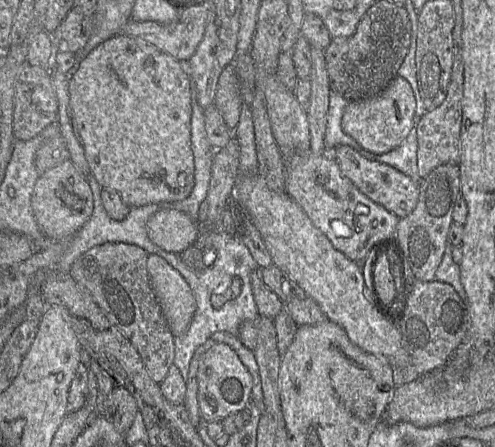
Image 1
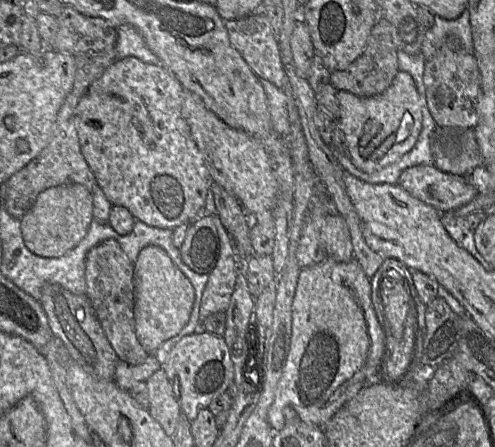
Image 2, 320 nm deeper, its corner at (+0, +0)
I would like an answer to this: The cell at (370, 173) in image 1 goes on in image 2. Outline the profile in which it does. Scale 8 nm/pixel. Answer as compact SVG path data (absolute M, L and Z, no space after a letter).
M436 166L409 167L401 173L397 184L440 213L454 211L479 194L464 176L443 172Z

